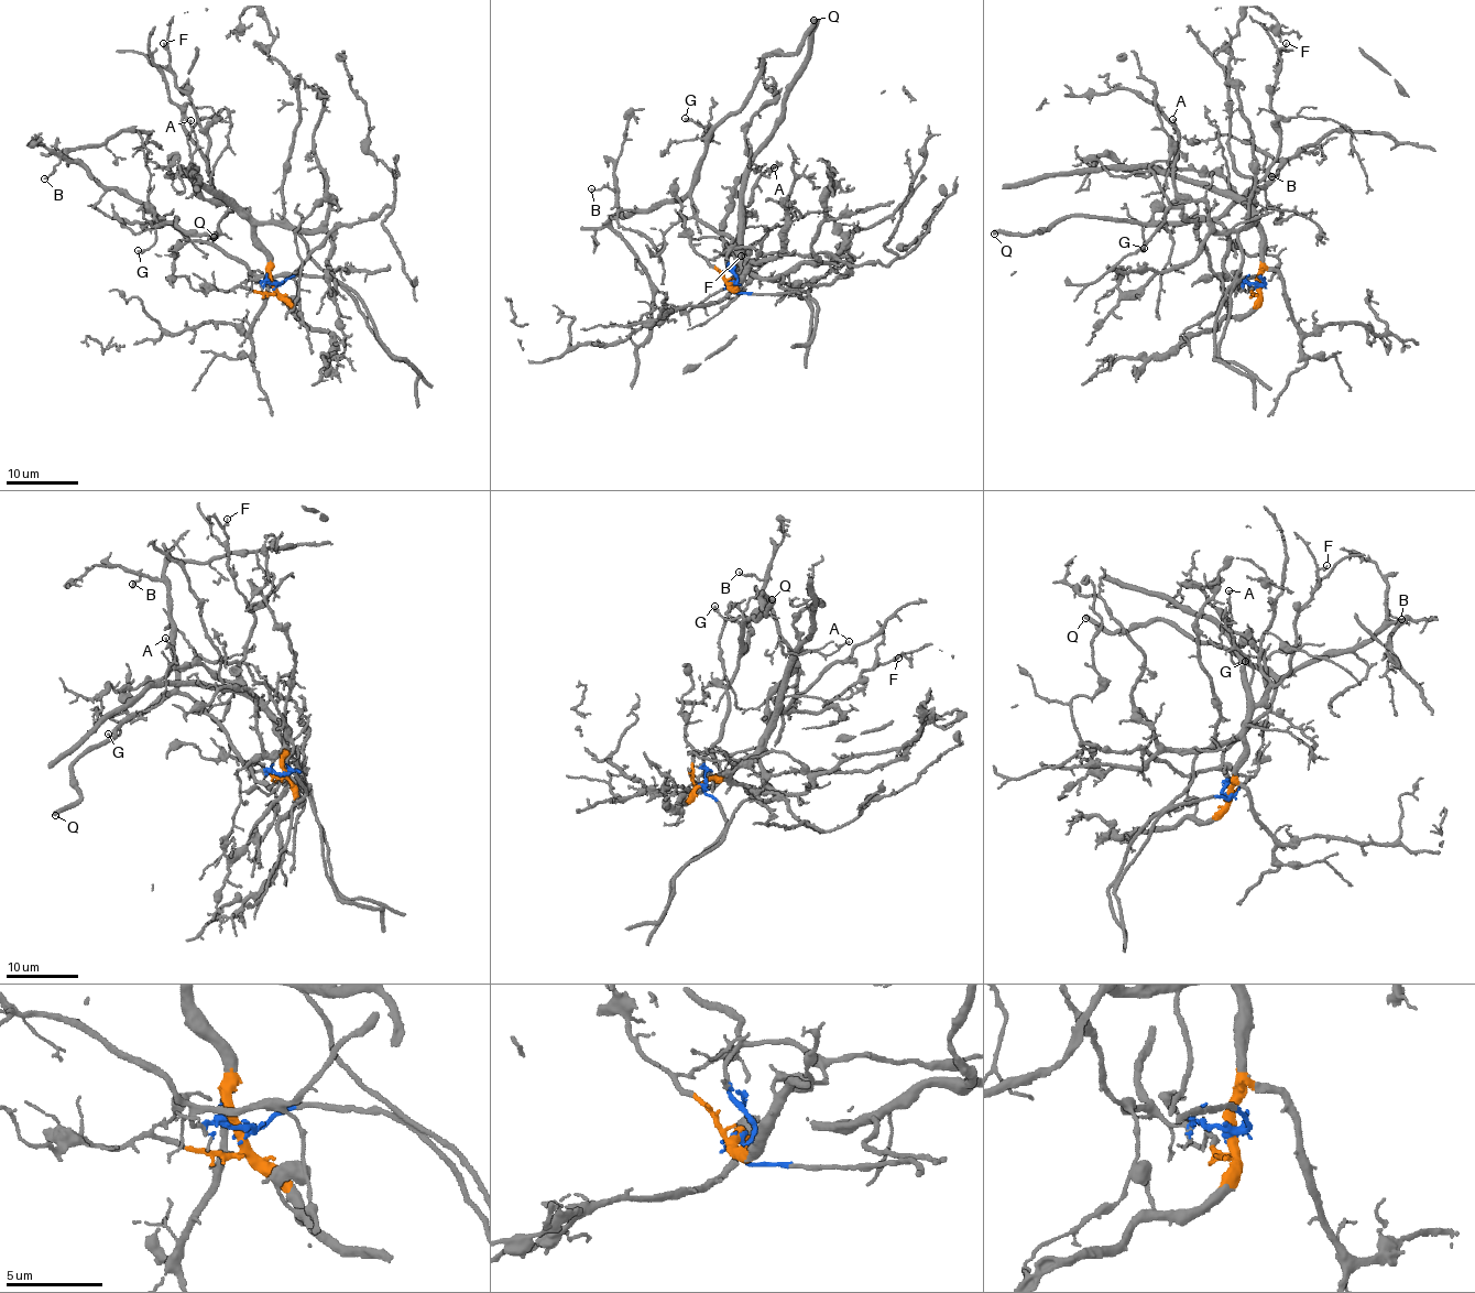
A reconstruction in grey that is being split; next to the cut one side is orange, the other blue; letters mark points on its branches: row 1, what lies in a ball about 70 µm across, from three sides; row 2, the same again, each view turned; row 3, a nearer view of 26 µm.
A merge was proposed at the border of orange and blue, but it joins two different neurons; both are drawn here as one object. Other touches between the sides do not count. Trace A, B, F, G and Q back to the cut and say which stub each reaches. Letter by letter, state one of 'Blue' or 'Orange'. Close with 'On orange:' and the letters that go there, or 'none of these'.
A: Orange
B: Blue
F: Orange
G: Blue
Q: Blue
On orange: A, F

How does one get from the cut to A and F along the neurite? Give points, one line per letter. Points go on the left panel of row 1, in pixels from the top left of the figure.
A: (275, 286), (271, 254), (254, 236), (251, 221), (190, 181), (188, 167), (197, 147), (189, 121)
F: (275, 286), (271, 254), (254, 236), (254, 225), (216, 194), (208, 134), (193, 101), (176, 85), (163, 43)

